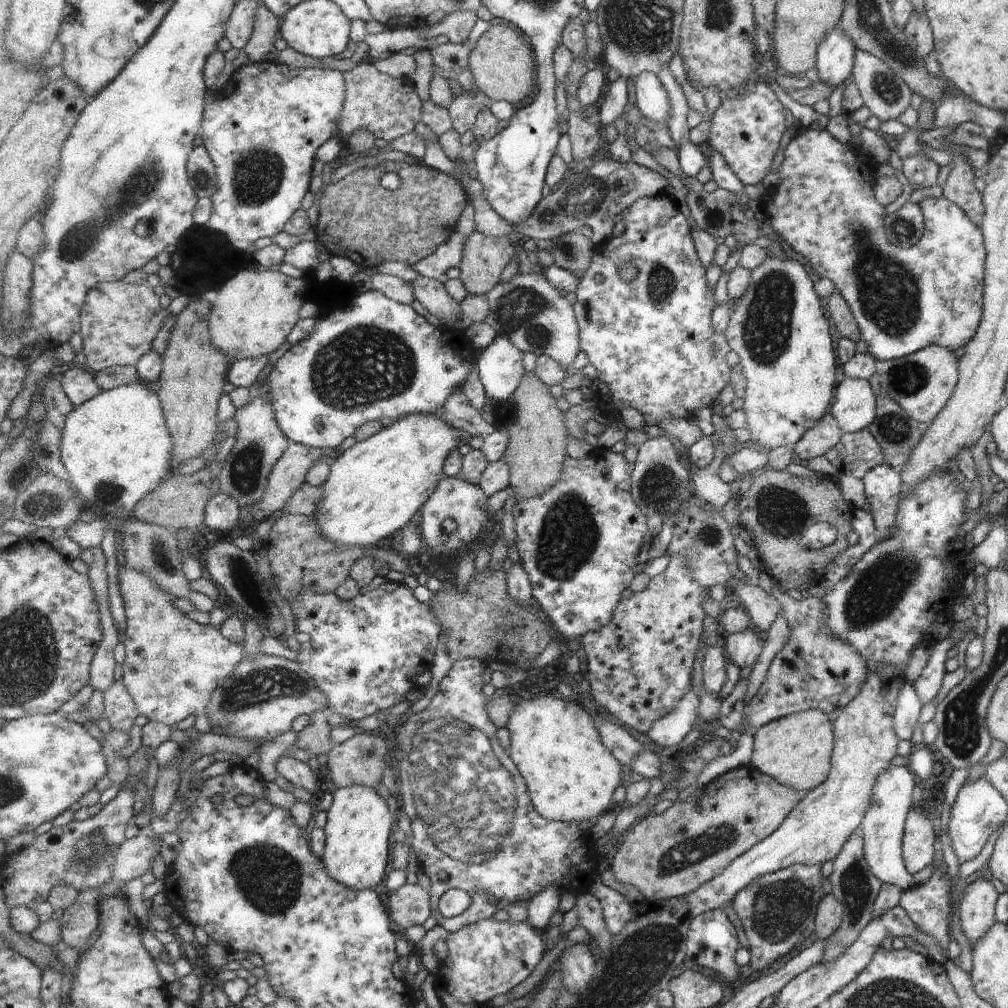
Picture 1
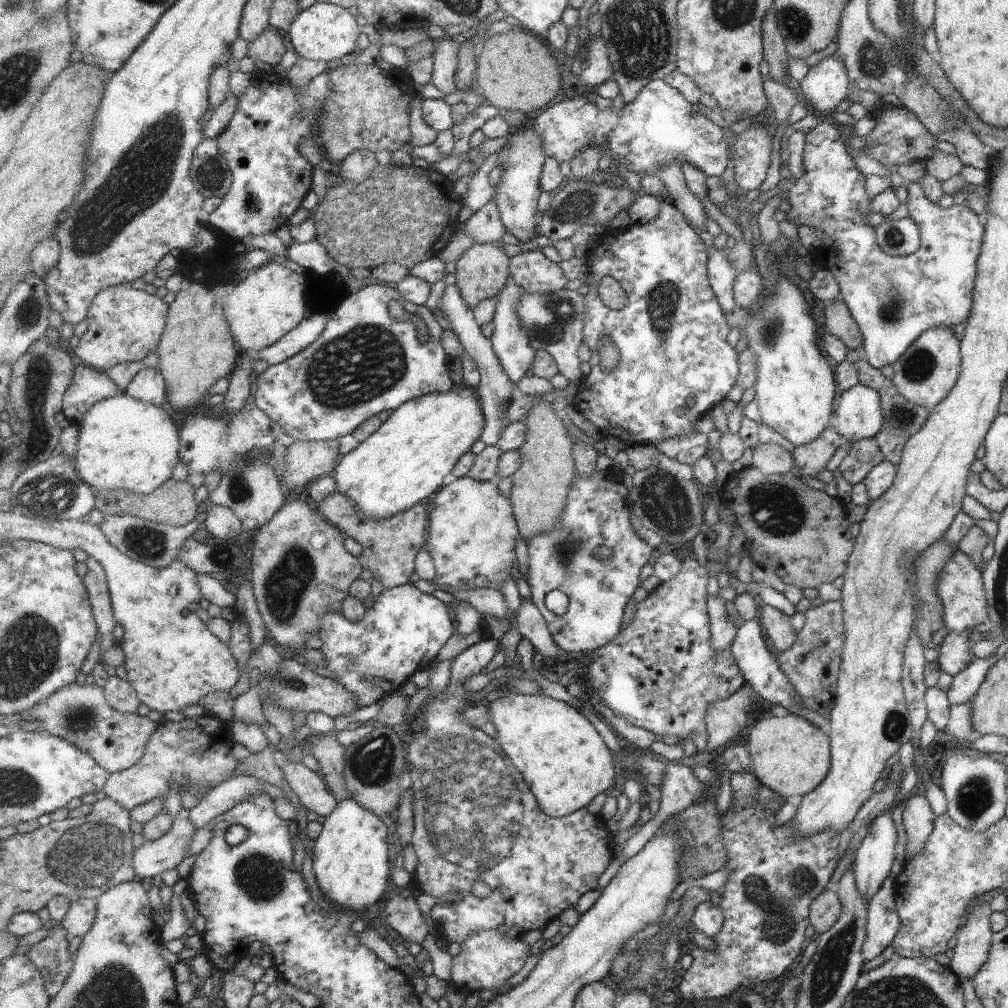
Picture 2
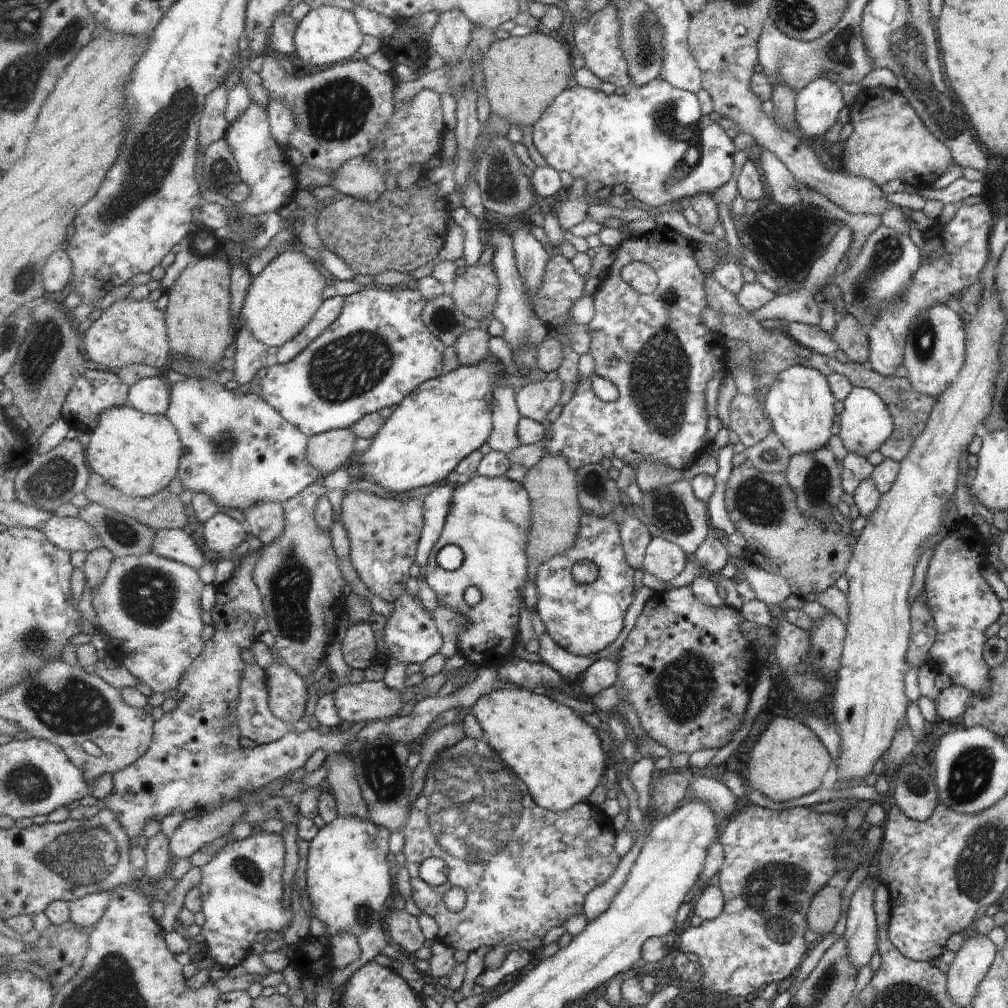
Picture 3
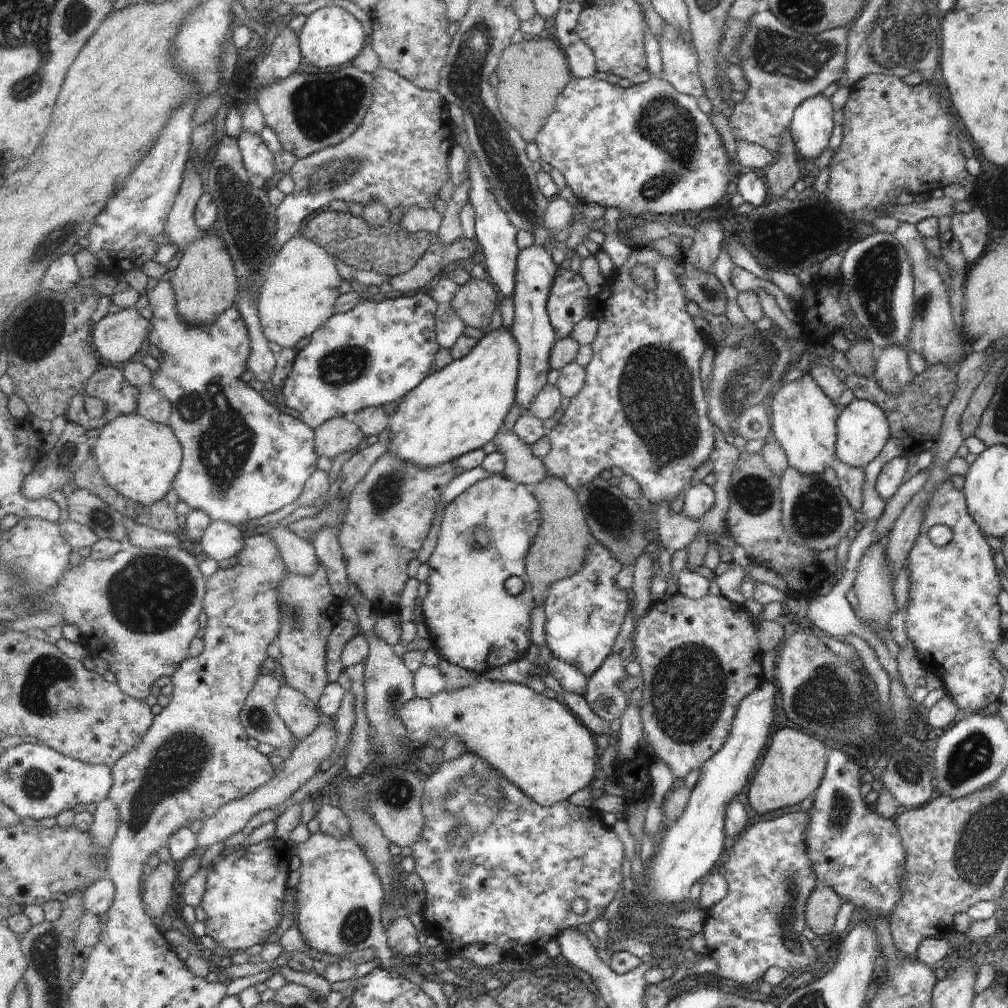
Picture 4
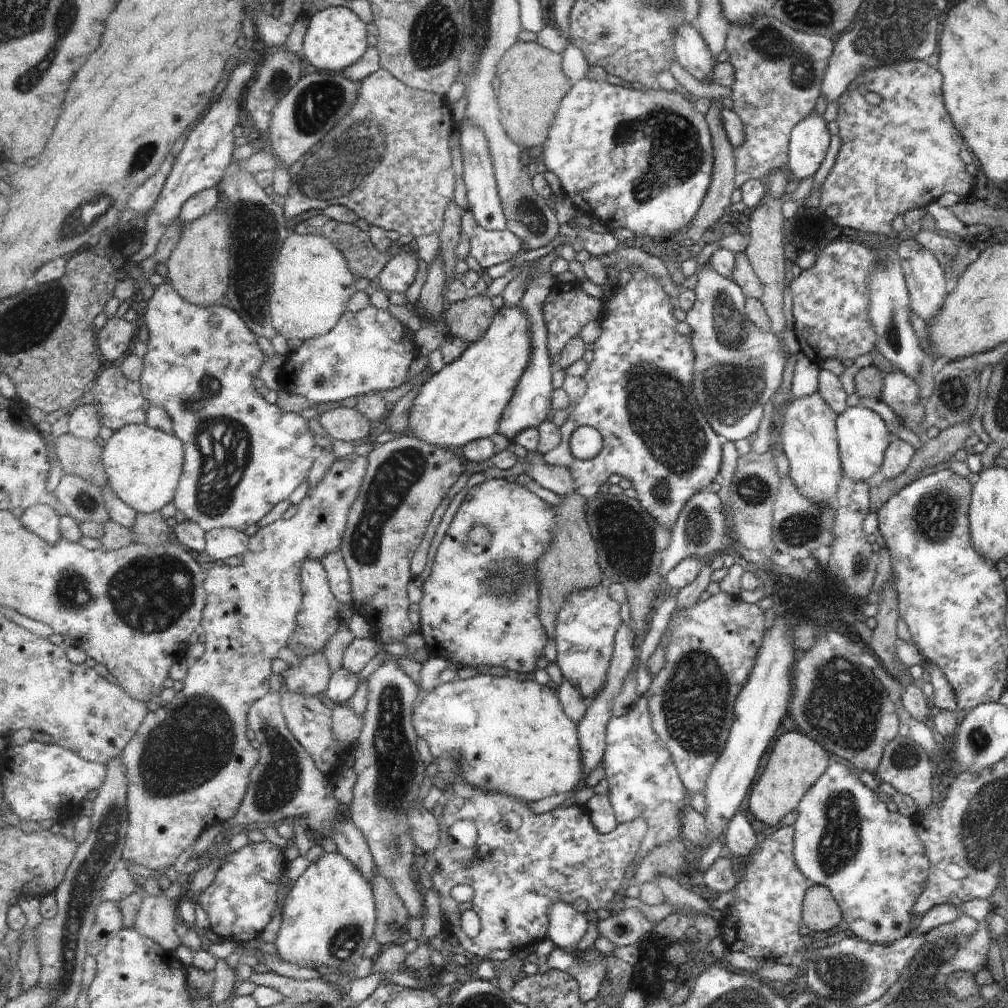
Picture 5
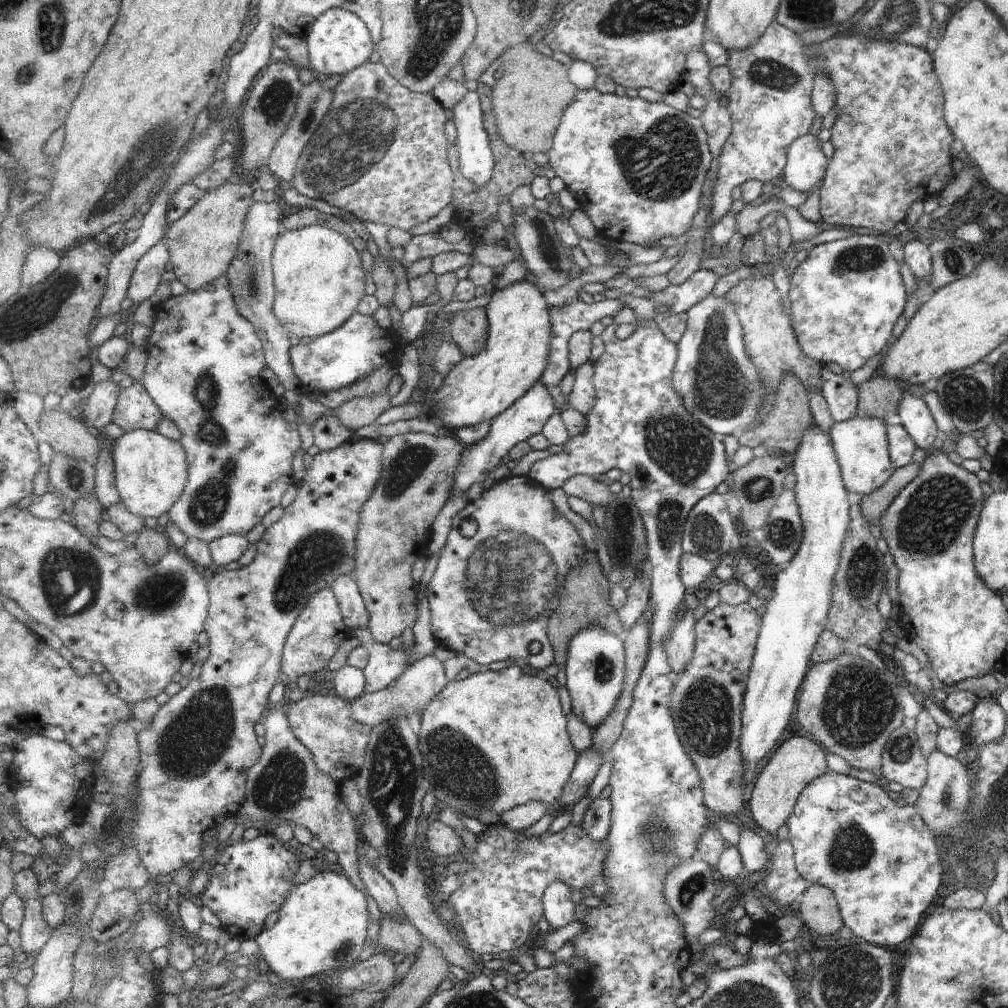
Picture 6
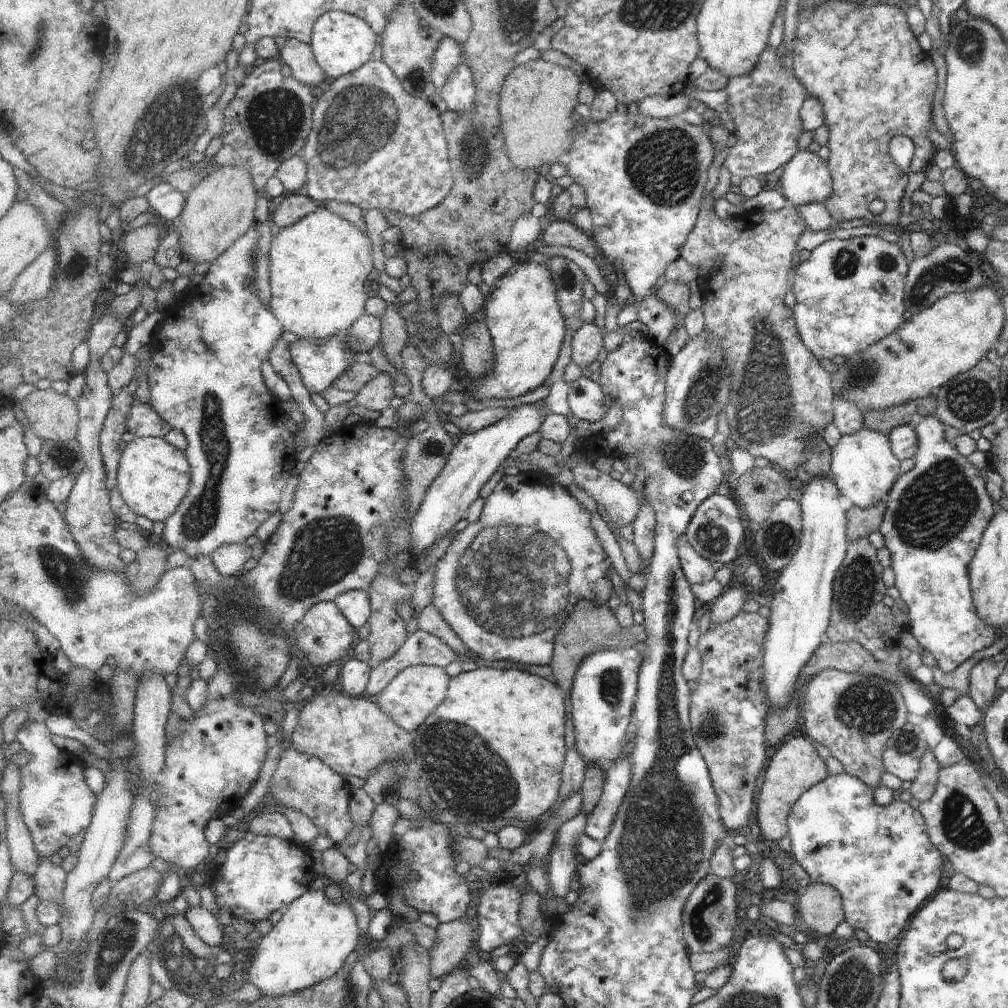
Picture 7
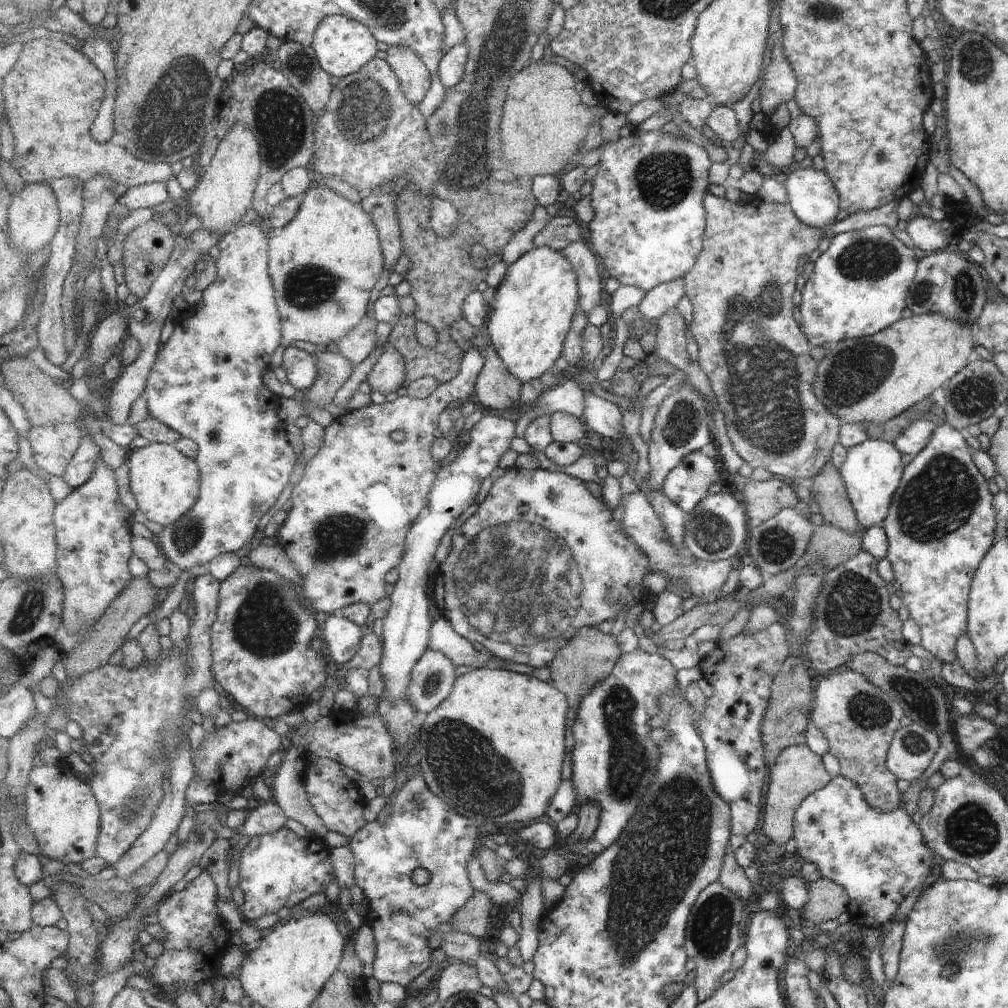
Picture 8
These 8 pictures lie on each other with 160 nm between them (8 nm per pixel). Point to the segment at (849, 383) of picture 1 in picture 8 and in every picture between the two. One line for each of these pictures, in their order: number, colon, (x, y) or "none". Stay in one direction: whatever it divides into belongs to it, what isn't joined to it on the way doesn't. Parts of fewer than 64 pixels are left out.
2: (858, 414)
3: (864, 423)
4: (861, 428)
5: (861, 435)
6: (859, 444)
7: (862, 466)
8: (871, 471)

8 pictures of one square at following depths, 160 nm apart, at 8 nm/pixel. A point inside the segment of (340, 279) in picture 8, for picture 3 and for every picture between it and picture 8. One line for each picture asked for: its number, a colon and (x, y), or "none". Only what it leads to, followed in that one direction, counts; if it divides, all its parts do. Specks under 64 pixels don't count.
3: (282, 301)
4: (299, 295)
5: (314, 284)
6: (319, 277)
7: (321, 272)

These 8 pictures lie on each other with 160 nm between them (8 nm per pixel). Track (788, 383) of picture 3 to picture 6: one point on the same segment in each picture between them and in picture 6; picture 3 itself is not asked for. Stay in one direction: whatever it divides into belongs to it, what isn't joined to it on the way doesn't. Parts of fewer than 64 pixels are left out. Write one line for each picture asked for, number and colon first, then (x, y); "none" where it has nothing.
4: (802, 417)
5: (806, 427)
6: (801, 597)

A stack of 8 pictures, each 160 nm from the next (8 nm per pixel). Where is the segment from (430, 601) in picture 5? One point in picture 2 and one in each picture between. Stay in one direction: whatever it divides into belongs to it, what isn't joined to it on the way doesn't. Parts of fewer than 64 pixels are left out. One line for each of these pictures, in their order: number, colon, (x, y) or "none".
2: (473, 531)
3: (490, 519)
4: (478, 608)

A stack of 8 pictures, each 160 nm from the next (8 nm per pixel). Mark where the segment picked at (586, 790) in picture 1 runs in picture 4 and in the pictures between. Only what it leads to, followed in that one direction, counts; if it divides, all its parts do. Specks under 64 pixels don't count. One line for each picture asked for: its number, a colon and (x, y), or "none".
2: (563, 757)
3: (559, 757)
4: (541, 746)

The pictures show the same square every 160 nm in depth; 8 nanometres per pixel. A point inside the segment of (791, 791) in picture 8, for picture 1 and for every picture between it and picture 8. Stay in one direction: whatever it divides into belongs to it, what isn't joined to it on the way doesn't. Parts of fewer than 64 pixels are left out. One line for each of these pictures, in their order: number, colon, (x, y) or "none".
1: (795, 750)
2: (789, 756)
3: (788, 760)
4: (791, 768)
5: (796, 762)
6: (797, 761)
7: (795, 767)

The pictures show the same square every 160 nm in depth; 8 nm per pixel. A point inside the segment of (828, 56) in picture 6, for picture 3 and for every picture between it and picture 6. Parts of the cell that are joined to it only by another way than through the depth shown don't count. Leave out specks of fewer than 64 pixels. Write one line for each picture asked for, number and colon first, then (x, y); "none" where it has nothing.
3: (888, 141)
4: (897, 139)
5: (900, 154)

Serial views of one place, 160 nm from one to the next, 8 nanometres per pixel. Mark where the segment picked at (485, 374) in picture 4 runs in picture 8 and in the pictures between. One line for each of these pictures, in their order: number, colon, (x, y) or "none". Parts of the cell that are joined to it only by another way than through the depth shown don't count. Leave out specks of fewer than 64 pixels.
5: (465, 401)
6: (478, 389)
7: (523, 313)
8: (532, 312)

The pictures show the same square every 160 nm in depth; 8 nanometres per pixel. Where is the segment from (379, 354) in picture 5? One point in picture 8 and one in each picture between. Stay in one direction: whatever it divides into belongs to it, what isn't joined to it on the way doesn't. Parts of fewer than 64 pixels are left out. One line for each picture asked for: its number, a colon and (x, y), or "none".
6: (334, 361)
7: (319, 366)
8: (301, 366)

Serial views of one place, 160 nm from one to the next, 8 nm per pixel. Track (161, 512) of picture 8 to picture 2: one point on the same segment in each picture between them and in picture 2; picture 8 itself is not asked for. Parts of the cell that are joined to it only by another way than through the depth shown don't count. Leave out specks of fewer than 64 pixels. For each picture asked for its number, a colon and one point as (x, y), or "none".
2: (125, 444)
3: (140, 454)
4: (140, 458)
5: (144, 465)
6: (152, 473)
7: (154, 477)

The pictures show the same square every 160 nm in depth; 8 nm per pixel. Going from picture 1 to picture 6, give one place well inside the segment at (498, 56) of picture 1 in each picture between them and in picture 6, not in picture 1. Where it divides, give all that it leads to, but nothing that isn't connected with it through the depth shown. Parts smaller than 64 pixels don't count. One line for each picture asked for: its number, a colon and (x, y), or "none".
2: (516, 71)
3: (524, 75)
4: (532, 74)
5: (533, 84)
6: (530, 99)

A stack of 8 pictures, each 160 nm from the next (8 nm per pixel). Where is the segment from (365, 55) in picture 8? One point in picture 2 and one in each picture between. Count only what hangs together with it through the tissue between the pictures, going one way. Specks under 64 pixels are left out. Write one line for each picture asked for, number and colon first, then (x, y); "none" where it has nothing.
2: (326, 32)
3: (329, 34)
4: (331, 37)
5: (337, 37)
6: (340, 41)
7: (342, 43)

